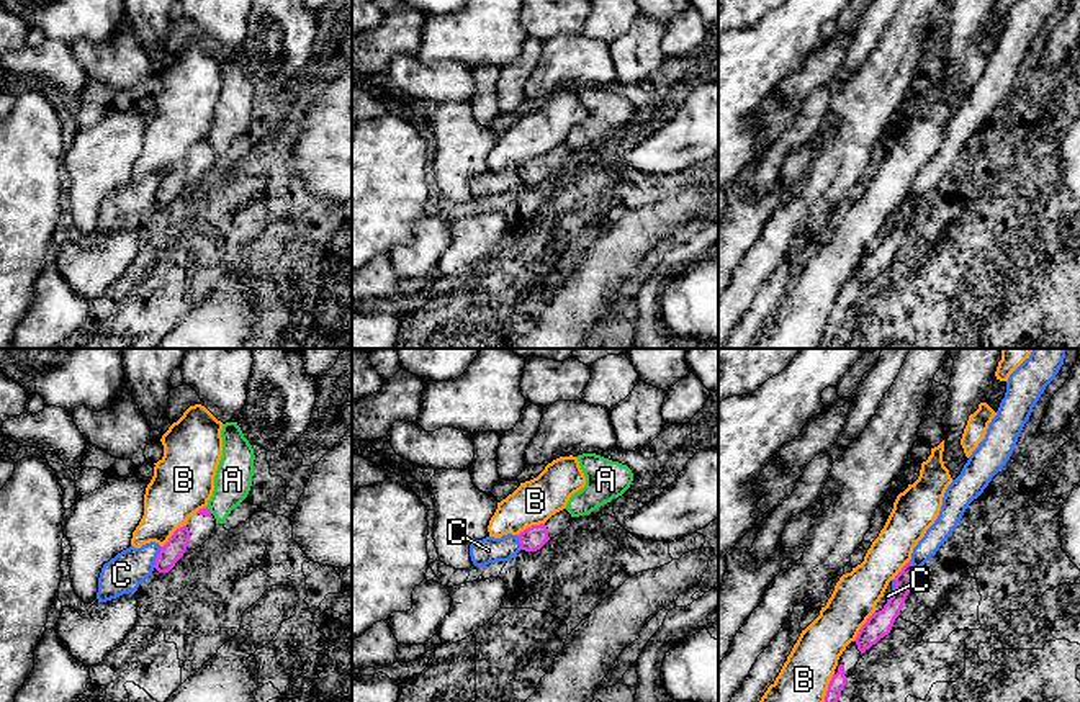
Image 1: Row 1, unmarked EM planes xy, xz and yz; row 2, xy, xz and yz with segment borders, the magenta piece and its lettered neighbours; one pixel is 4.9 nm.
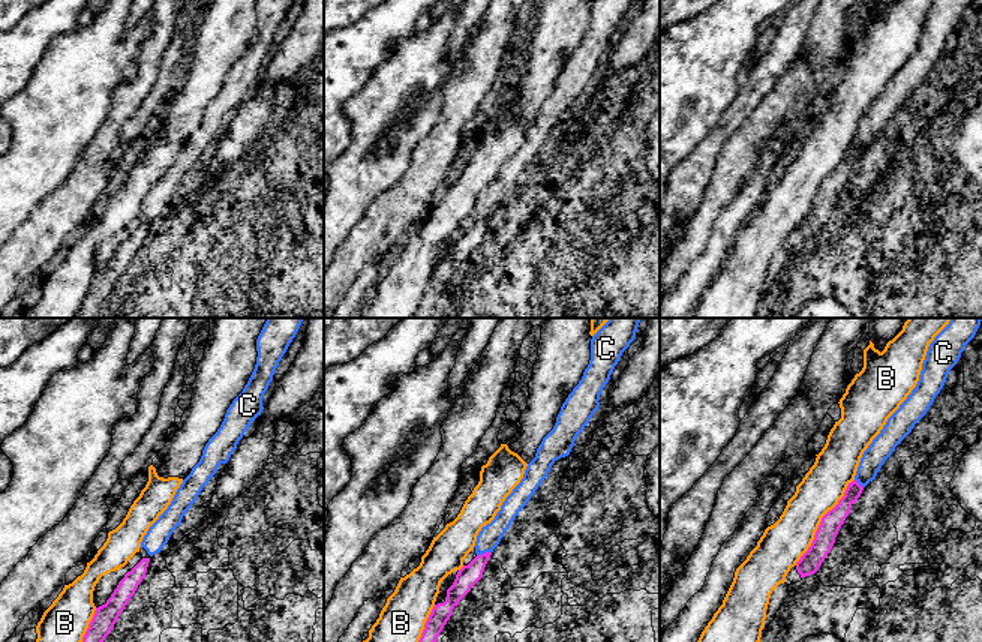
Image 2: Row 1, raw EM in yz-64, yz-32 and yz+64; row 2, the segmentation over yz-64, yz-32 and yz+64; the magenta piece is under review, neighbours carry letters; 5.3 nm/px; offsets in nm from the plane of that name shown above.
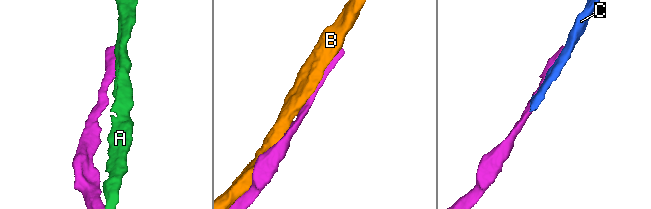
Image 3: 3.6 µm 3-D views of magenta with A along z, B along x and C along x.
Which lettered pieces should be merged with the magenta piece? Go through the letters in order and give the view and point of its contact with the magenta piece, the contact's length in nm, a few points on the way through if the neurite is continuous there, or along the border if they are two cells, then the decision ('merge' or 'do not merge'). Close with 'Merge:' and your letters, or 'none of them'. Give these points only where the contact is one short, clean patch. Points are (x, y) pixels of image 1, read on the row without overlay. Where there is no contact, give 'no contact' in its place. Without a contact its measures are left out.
A: xy (208, 143) | 50 nm | do not merge
B: yz (863, 259) | 190 nm | do not merge
C: xy (157, 190) | 110 nm | do not merge
Merge: none of them

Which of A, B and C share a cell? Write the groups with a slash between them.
A / B / C

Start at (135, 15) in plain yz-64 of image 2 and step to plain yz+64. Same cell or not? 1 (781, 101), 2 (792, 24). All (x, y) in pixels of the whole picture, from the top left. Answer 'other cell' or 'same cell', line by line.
1: other cell
2: same cell

